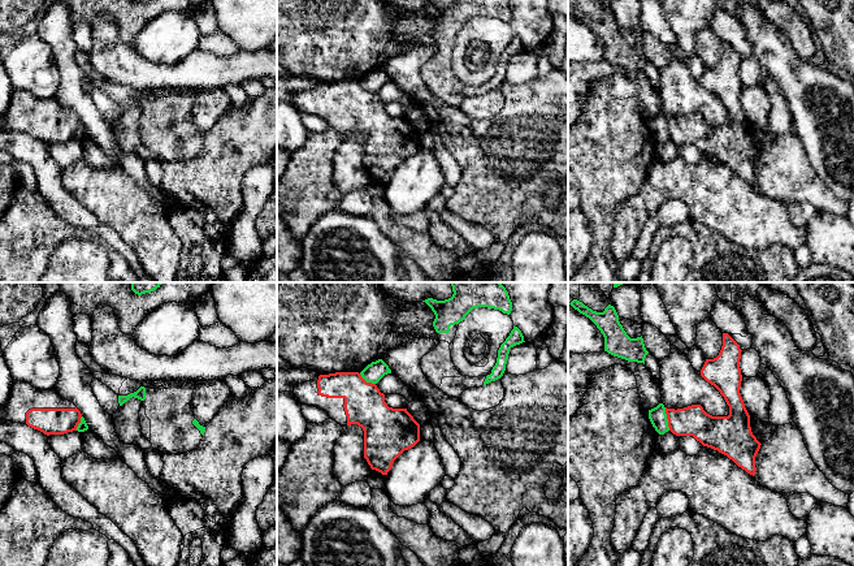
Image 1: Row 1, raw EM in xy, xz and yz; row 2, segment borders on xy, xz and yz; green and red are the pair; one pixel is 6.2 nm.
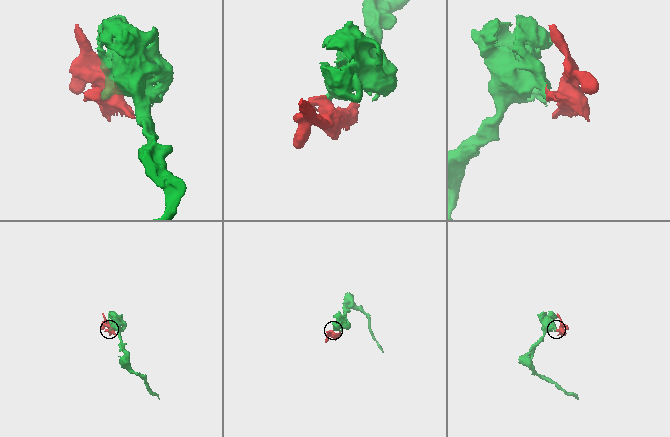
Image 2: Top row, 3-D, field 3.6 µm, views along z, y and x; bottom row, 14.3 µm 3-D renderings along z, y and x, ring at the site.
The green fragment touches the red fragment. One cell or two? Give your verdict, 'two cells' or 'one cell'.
two cells

